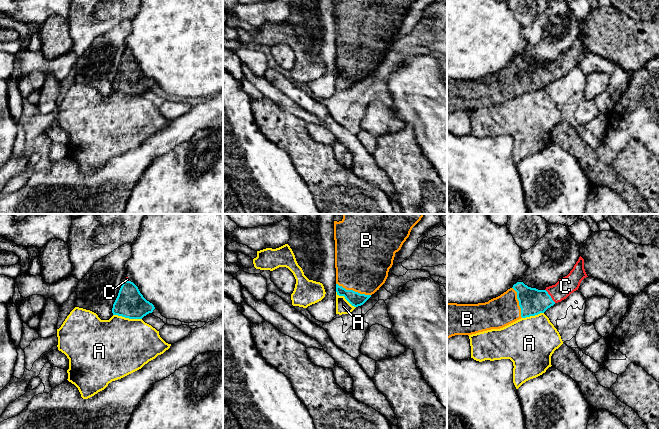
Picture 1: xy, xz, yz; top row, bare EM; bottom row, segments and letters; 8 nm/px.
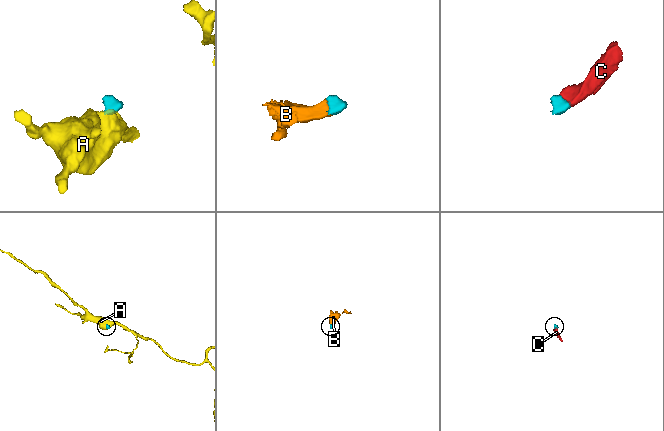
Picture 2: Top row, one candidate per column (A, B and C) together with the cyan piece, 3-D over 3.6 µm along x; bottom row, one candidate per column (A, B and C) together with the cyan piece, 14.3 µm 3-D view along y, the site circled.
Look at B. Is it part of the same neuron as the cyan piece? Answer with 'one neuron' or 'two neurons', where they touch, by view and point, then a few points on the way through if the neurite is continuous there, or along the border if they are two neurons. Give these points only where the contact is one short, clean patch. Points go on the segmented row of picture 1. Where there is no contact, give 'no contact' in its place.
one neuron; meets cyan in xz at (352, 290); runs through xz (356, 299), (356, 294), (352, 290), (356, 286), (362, 261)

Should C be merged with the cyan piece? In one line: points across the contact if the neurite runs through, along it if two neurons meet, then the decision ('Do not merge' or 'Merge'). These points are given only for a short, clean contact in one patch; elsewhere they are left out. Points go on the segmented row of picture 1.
Path across: yz (532, 301), (539, 301), (550, 296), (559, 292), (565, 286). Merge

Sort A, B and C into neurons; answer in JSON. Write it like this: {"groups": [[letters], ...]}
{"groups": [["A"], ["B", "C"]]}

